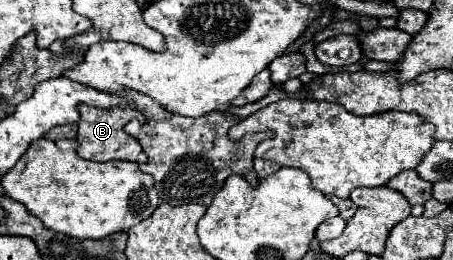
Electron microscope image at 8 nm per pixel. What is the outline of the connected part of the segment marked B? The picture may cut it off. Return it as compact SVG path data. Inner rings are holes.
M81 104L79 106L79 130L77 130L77 154L85 160L97 160L97 162L109 162L109 160L129 160L129 162L137 162L143 164L147 160L147 156L143 154L139 142L135 138L131 138L129 134L123 132L123 126L133 120L133 118L141 118L141 114L137 110L131 108L95 108L95 106L87 106Z

